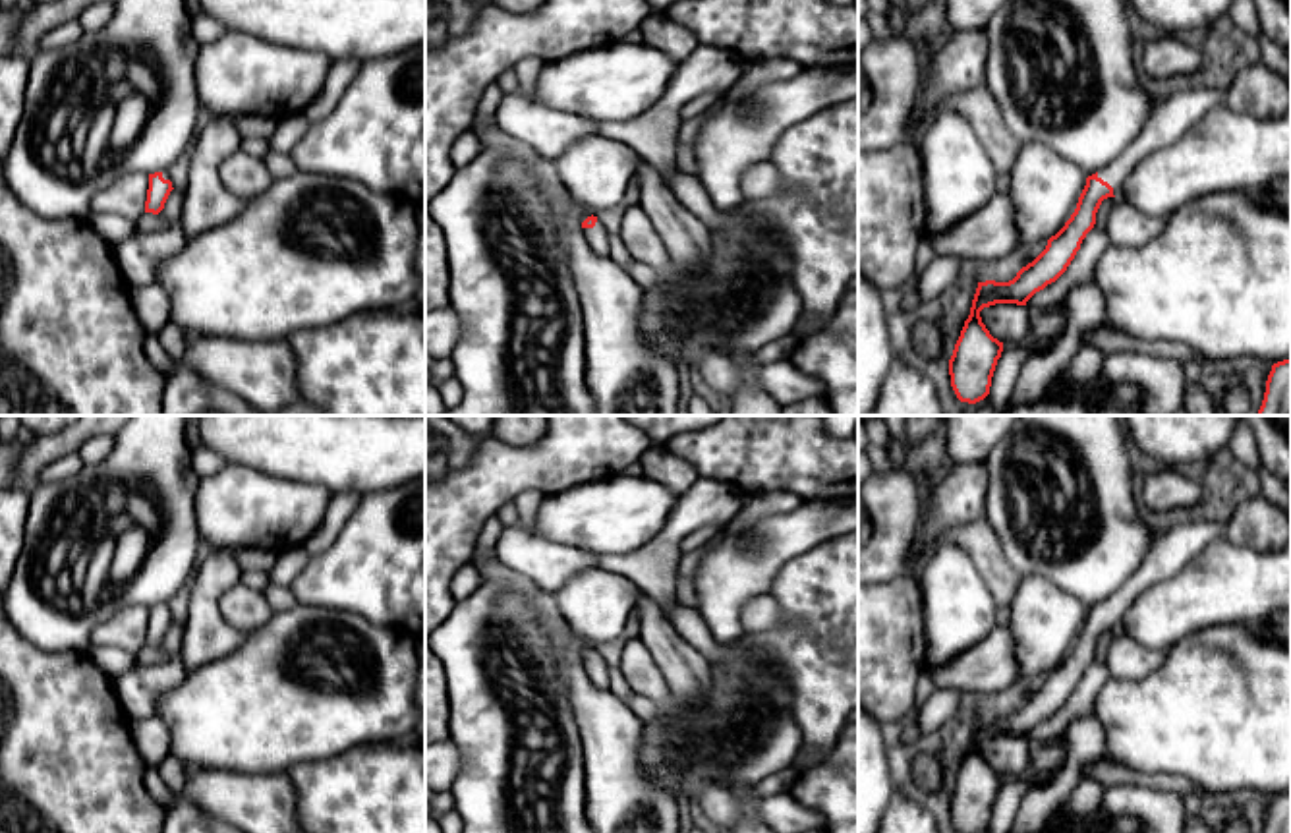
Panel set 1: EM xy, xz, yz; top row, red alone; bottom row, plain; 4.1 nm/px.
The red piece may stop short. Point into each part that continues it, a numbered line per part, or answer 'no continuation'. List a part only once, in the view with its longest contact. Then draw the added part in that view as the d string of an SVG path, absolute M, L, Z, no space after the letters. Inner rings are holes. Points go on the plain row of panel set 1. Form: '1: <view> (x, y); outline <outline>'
1: yz (1185, 538); outline M1198 510L1171 520L1154 539L1136 572L1111 597L1100 603L1098 611L1107 615L1113 620L1113 628L1119 630L1123 615L1144 589L1179 574L1223 533L1225 522L1219 510Z

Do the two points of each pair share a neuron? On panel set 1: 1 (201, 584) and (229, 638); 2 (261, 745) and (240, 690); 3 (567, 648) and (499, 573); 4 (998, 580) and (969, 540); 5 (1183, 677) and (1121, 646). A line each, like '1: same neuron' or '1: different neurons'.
1: same neuron
2: same neuron
3: same neuron
4: same neuron
5: different neurons

